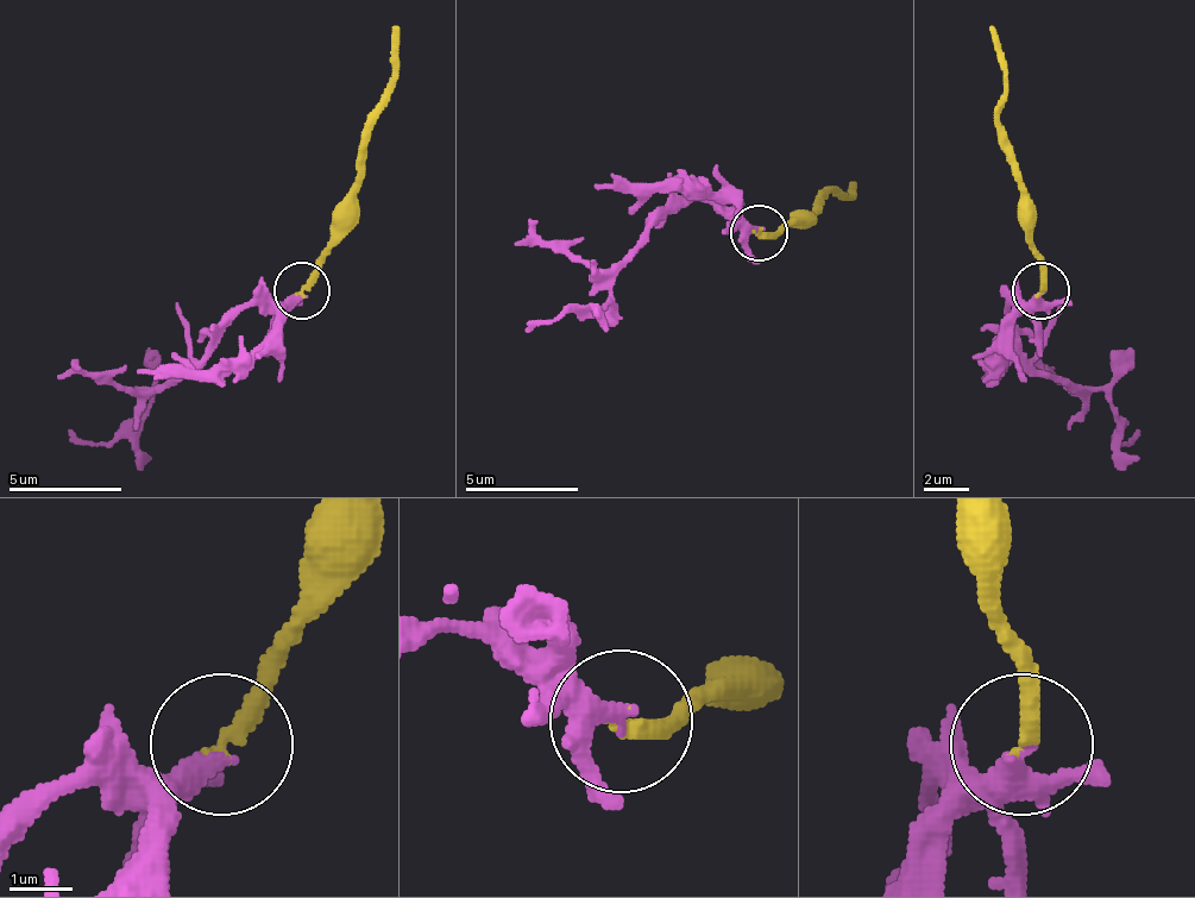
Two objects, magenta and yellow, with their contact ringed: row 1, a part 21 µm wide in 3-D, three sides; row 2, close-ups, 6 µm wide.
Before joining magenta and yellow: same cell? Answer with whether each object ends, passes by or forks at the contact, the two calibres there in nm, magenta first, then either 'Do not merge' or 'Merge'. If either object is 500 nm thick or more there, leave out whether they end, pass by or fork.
At the ring magenta passes by. At the ring yellow ends. Thickness 280 nm (magenta) against 280 nm. Do not merge

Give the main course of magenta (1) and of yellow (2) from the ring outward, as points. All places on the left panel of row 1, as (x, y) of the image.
1: (300, 291), (244, 309), (187, 371), (152, 394), (107, 445), (85, 445), (68, 428)
2: (300, 291), (334, 207), (357, 179), (357, 150), (373, 105), (391, 82), (396, 25)

